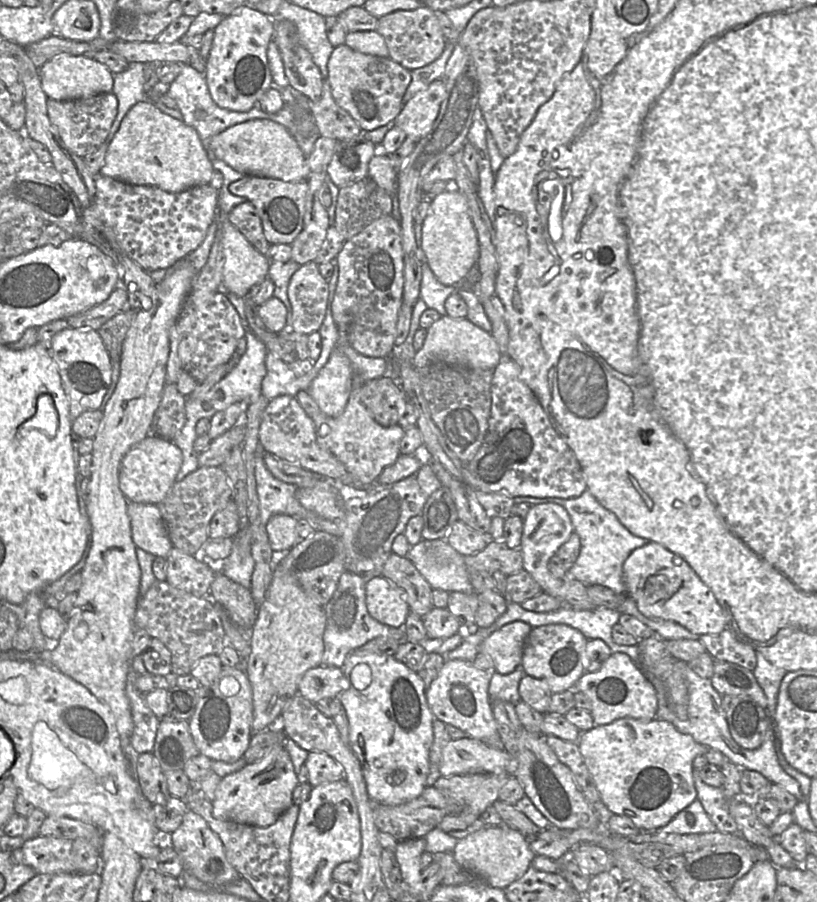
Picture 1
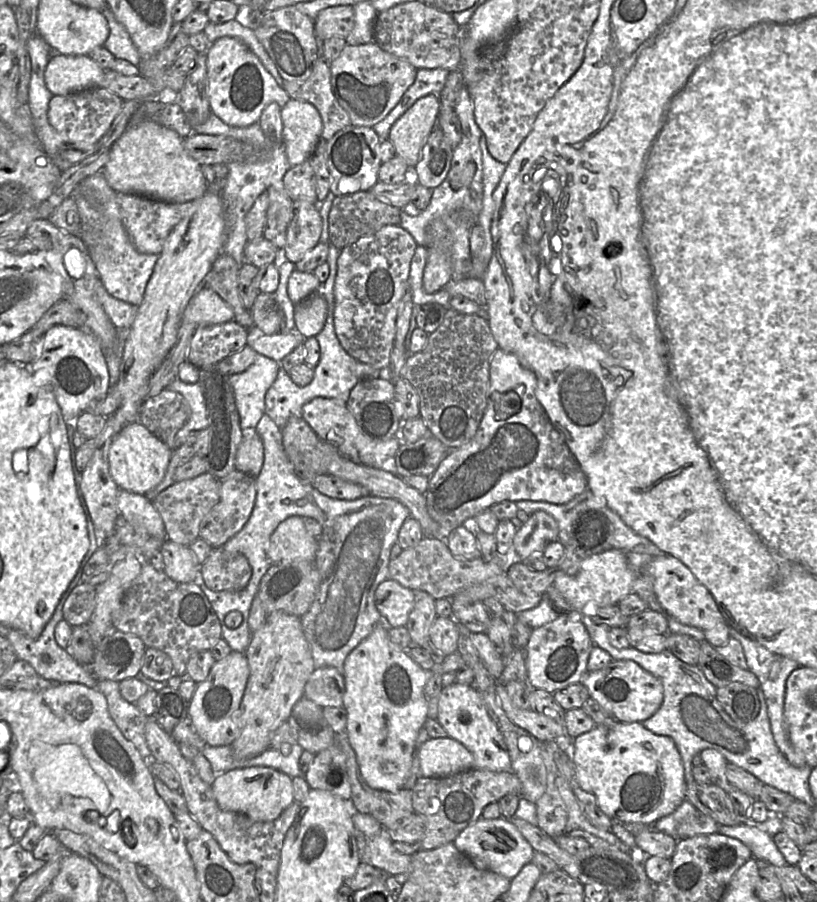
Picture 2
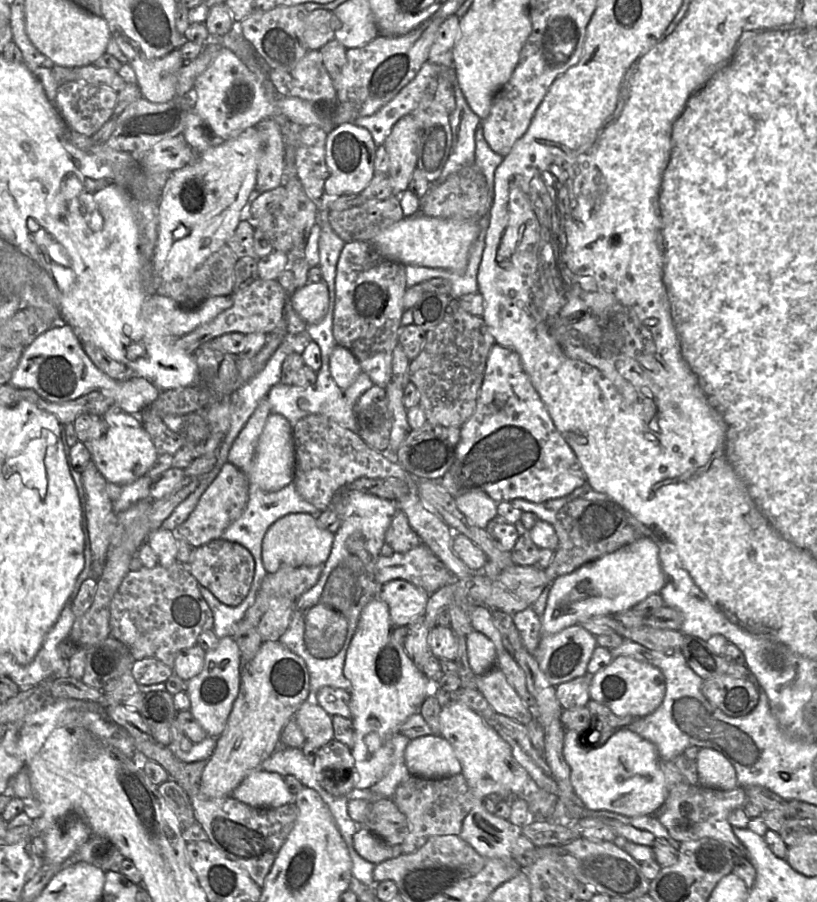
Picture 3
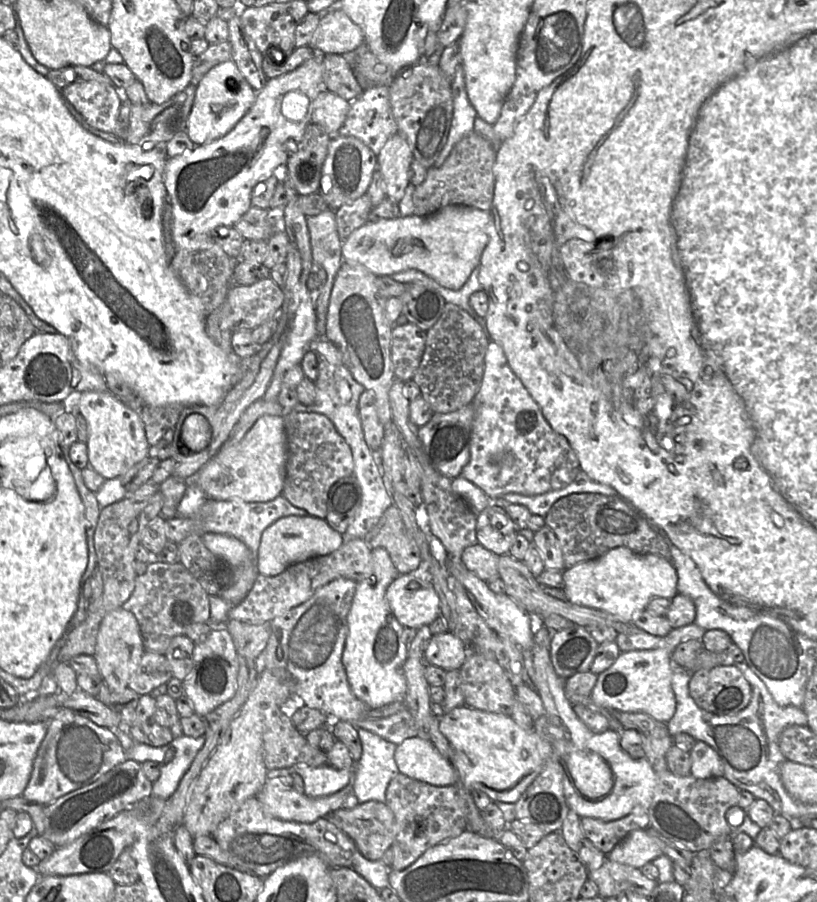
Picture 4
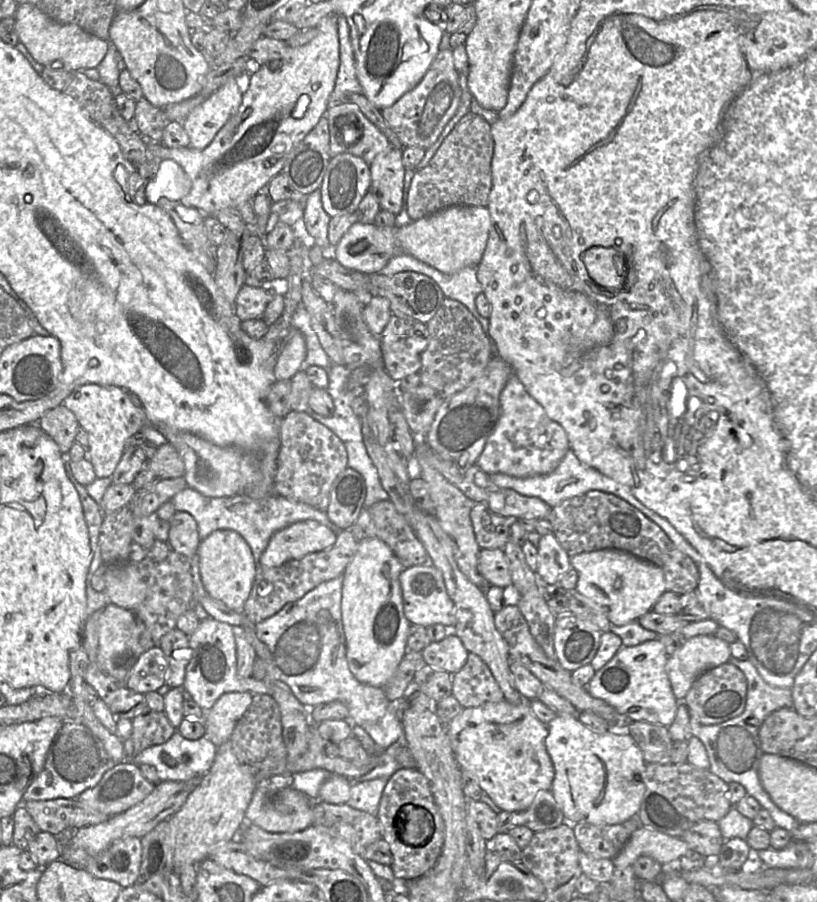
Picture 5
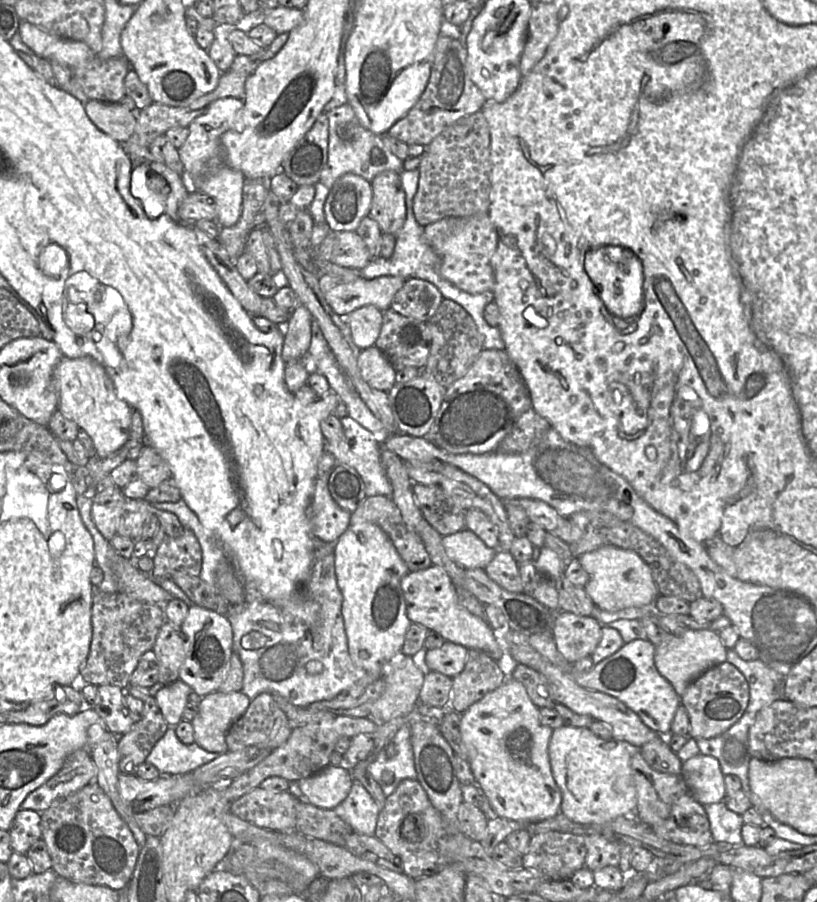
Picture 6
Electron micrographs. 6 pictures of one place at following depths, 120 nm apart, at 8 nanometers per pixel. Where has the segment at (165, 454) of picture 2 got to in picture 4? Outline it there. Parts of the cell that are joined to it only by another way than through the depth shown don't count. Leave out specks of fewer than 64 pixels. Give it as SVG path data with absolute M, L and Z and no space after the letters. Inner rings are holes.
M110 392L81 393L76 414L81 414L88 425L89 466L105 479L118 478L148 456L149 443L139 412L130 408Z

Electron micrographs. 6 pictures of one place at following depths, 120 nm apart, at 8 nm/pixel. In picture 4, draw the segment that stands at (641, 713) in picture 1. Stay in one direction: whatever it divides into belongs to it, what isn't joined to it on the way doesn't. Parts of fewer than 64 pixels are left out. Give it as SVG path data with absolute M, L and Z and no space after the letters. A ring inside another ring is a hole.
M694 622L672 630L663 637L663 646L650 650L621 652L617 660L598 675L593 688L592 700L603 707L623 712L642 712L667 723L676 710L676 699L672 689L672 652L677 645L688 639L701 640L705 630Z

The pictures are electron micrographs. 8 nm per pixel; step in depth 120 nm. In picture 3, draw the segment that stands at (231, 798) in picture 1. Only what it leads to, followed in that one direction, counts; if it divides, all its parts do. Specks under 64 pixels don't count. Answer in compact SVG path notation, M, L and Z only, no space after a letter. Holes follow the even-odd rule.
M263 769L249 774L233 790L231 797L257 808L277 808L294 801L284 777Z

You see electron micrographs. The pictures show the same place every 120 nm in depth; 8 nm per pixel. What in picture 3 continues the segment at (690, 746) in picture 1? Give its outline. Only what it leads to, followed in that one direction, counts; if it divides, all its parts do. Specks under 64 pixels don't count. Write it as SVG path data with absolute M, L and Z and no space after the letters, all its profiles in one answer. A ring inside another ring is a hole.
M626 727L617 729L599 746L593 746L585 735L567 729L564 735L563 753L570 767L570 781L574 792L587 809L607 810L630 817L655 815L669 794L657 747Z

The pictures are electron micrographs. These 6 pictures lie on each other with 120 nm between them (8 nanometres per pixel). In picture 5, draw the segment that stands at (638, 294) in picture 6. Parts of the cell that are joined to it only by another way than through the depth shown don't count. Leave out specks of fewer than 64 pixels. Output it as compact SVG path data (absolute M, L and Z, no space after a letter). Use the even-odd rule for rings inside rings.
M592 247L583 254L591 279L607 291L619 290L625 282L627 267L624 256L614 248Z

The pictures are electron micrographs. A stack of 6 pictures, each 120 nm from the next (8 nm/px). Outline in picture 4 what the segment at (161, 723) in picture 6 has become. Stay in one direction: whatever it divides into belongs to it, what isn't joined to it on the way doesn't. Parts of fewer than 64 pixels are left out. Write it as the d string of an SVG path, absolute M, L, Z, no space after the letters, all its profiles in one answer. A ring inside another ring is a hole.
M141 695L136 707L135 720L129 728L129 734L135 743L162 747L175 739L170 728L157 723L155 712L155 698L149 695Z

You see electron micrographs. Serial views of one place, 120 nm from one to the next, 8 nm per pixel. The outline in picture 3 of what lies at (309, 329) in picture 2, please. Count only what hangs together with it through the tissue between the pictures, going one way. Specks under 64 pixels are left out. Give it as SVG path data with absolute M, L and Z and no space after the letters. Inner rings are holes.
M324 280L318 283L307 283L294 292L291 304L307 325L319 323L329 308L327 284Z

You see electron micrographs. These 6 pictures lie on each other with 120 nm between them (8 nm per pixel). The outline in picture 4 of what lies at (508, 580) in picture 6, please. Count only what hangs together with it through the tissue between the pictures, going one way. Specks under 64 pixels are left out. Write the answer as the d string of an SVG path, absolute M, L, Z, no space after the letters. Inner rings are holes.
M479 542L465 548L461 559L467 569L488 583L499 576L499 555L485 548Z

